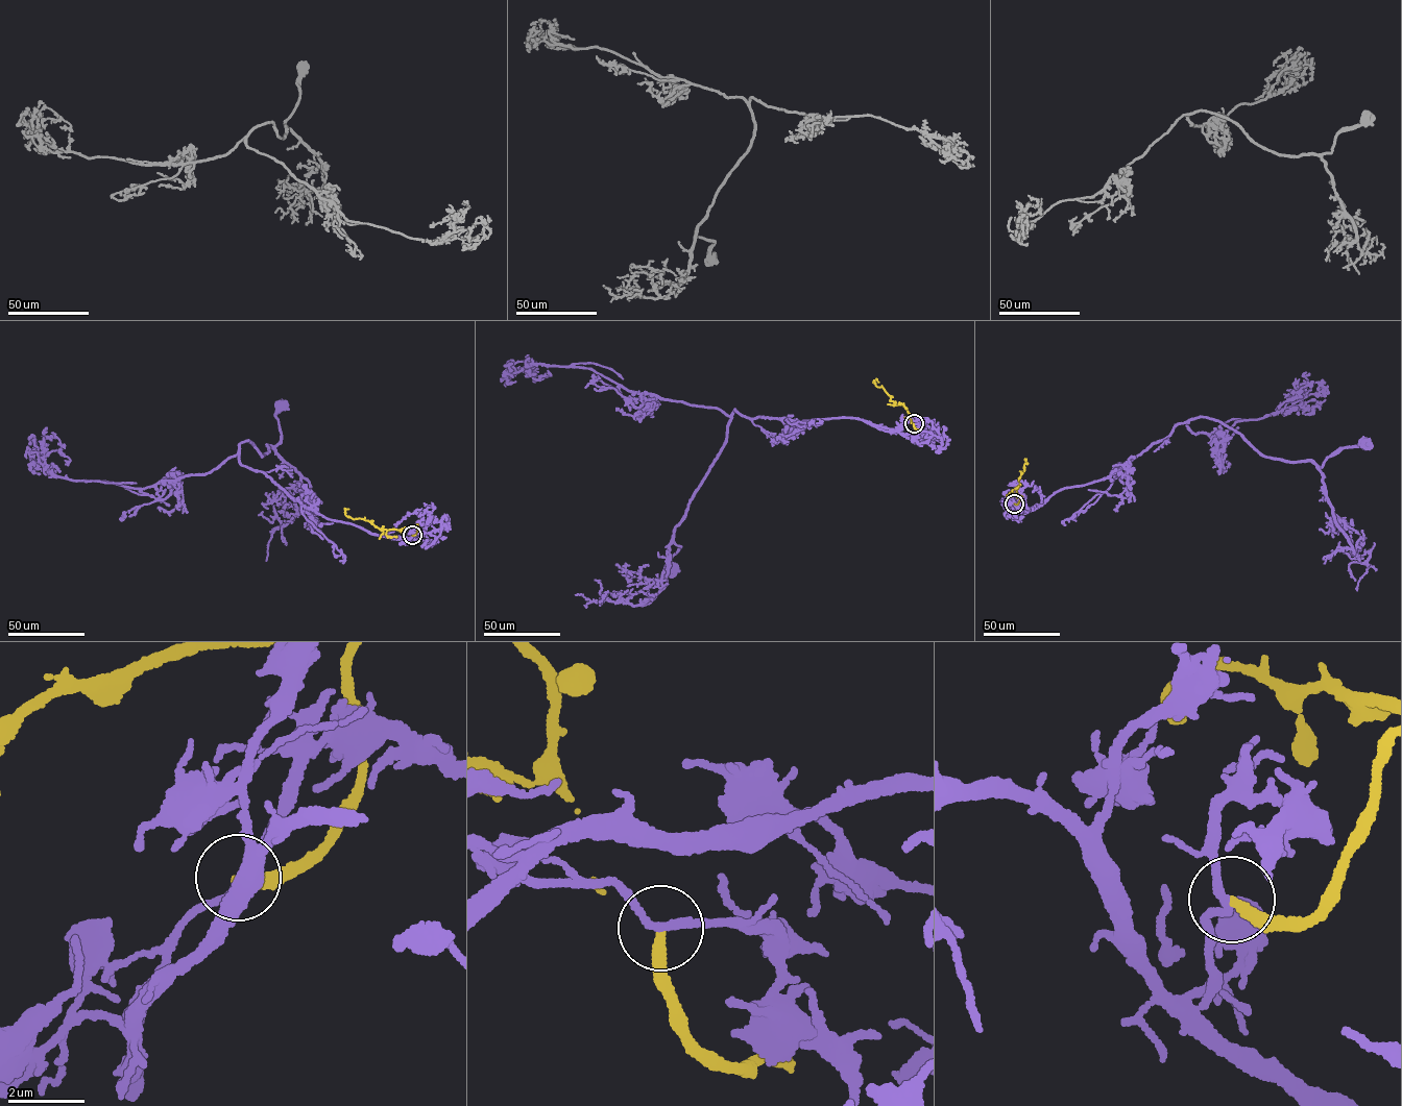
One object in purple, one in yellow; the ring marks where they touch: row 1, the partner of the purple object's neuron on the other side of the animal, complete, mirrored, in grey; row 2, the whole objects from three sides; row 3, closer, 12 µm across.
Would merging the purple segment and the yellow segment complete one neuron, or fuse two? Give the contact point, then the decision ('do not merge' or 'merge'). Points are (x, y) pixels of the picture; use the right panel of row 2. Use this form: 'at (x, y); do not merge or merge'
at (1014, 504); do not merge

